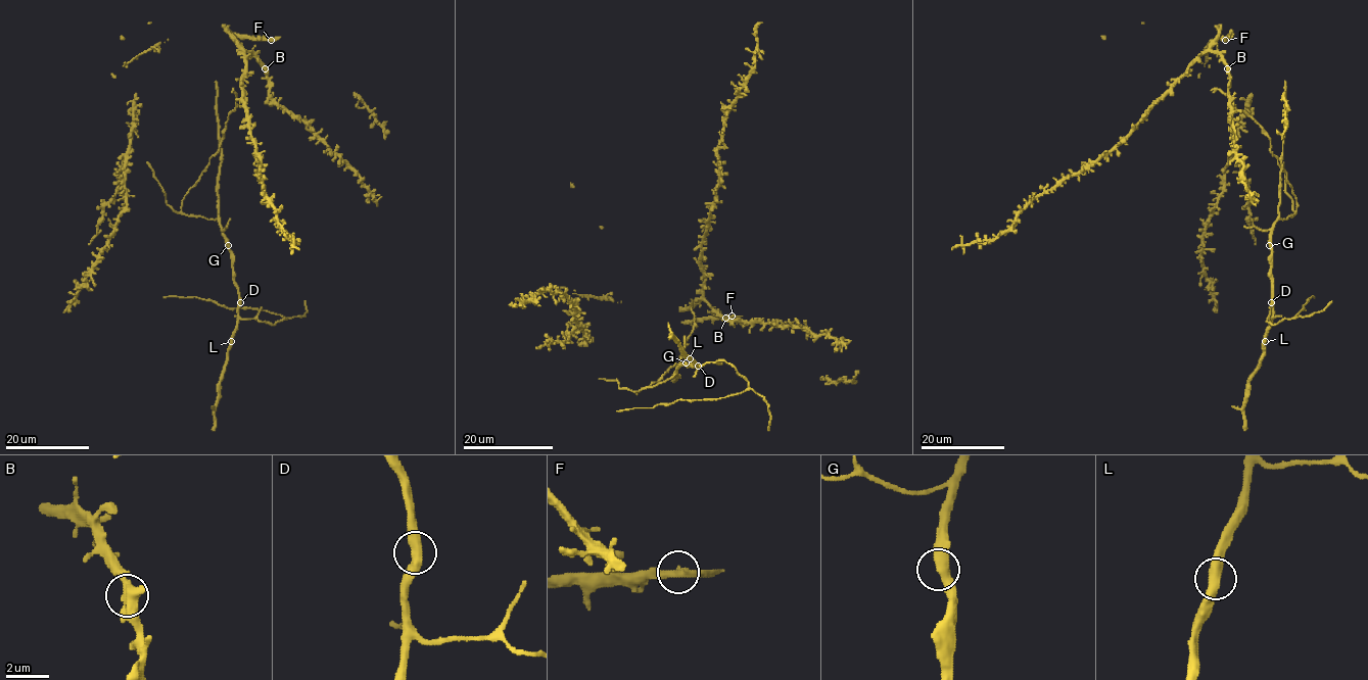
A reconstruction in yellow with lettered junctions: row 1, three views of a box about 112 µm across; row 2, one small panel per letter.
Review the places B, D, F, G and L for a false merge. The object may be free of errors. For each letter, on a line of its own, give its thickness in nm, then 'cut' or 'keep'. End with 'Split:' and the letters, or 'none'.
B: 500 nm | keep
D: 500 nm | keep
F: 480 nm | keep
G: 500 nm | keep
L: 480 nm | keep
Split: none

